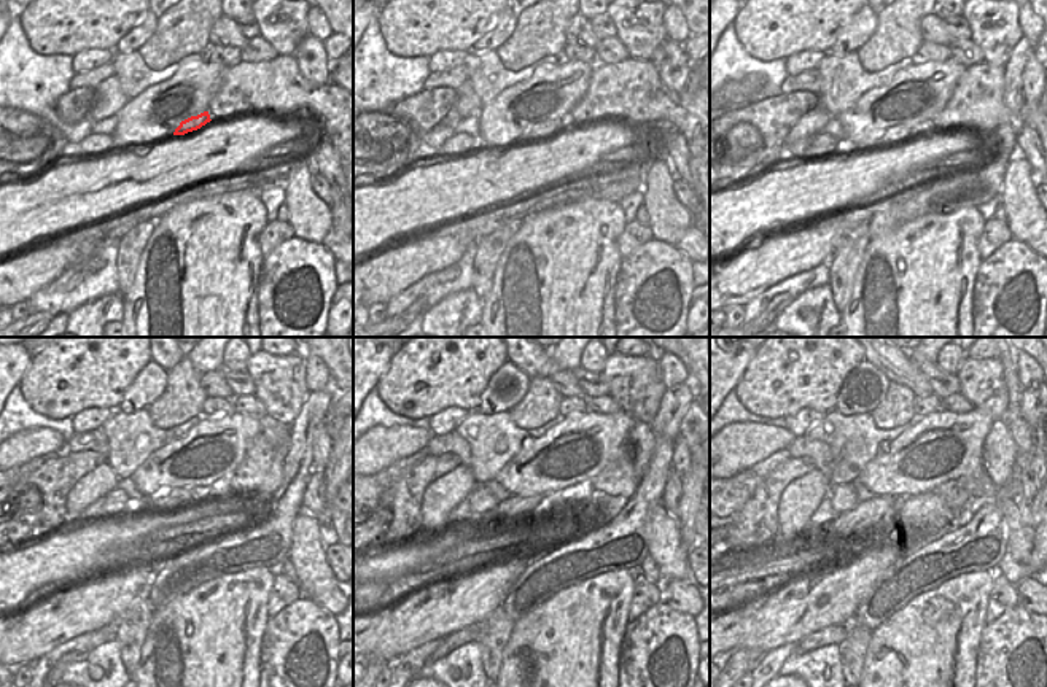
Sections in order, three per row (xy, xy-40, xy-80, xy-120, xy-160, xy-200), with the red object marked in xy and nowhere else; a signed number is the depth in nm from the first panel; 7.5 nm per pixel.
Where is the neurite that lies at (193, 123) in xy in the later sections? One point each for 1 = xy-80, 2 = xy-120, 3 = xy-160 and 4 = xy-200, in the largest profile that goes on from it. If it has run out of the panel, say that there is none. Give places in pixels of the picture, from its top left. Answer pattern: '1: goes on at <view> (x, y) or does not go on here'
1: goes on at xy-80 (895, 134)
2: goes on at xy-120 (171, 496)
3: goes on at xy-160 (513, 506)
4: goes on at xy-200 (872, 514)

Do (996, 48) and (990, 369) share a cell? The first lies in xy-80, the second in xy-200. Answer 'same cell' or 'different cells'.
same cell

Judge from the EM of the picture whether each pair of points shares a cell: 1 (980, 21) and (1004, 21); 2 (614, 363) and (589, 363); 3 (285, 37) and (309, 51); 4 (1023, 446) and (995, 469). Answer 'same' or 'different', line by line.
1: same
2: different
3: different
4: different

